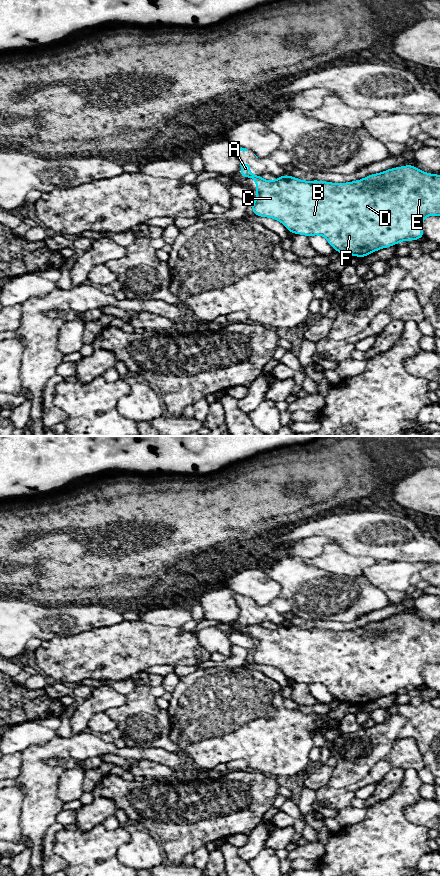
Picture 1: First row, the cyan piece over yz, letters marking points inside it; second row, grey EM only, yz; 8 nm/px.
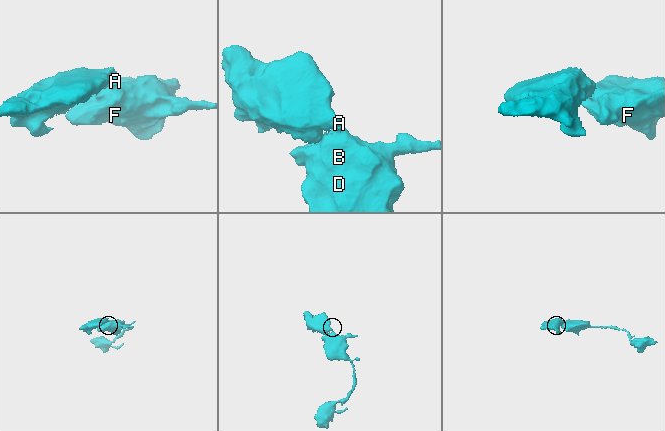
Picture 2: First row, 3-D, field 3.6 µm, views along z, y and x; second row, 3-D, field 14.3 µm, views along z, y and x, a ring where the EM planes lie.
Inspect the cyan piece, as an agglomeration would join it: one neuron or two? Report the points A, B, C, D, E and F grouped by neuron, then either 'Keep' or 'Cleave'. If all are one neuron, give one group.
Groups: A / B C D E F. Cleave

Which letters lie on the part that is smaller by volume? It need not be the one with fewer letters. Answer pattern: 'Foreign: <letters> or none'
Foreign: A

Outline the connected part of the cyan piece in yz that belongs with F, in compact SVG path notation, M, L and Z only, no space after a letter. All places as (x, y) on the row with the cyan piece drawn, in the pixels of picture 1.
M404 165L371 174L363 179L332 183L327 181L305 181L290 175L268 181L262 177L252 178L257 186L256 200L251 210L256 216L273 218L281 222L292 234L323 236L339 254L359 258L397 245L401 241L420 240L424 237L423 221L427 216L440 216L440 175L426 173L413 165Z

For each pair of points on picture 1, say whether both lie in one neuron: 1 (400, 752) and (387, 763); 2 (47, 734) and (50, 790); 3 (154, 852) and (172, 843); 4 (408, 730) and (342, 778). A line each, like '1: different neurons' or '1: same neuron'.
1: same neuron
2: different neurons
3: different neurons
4: different neurons

